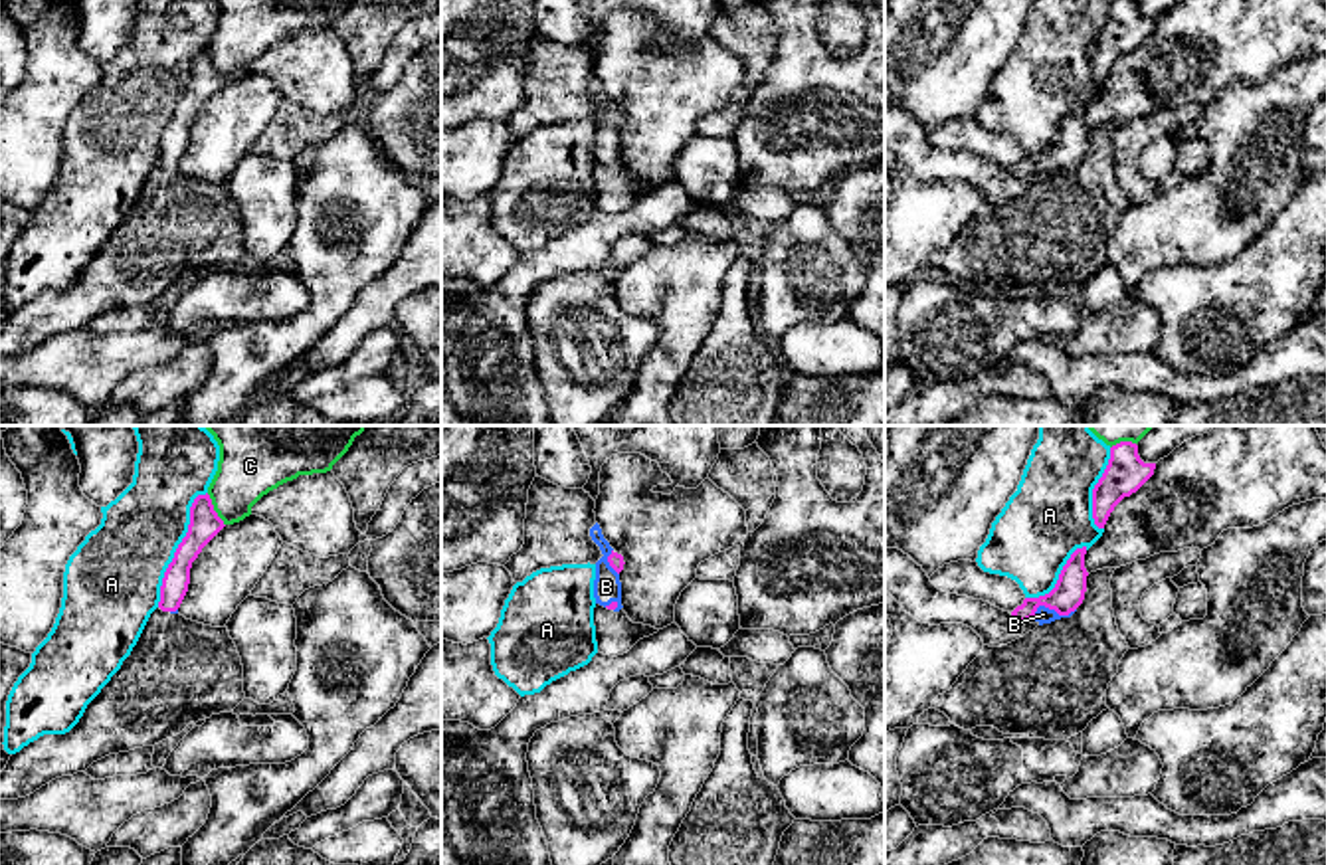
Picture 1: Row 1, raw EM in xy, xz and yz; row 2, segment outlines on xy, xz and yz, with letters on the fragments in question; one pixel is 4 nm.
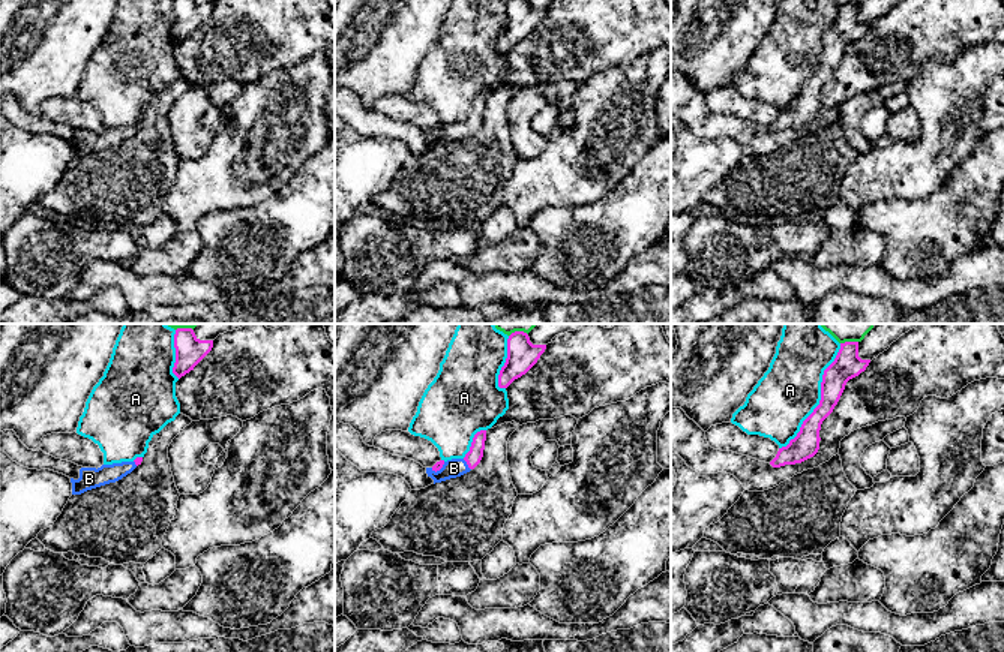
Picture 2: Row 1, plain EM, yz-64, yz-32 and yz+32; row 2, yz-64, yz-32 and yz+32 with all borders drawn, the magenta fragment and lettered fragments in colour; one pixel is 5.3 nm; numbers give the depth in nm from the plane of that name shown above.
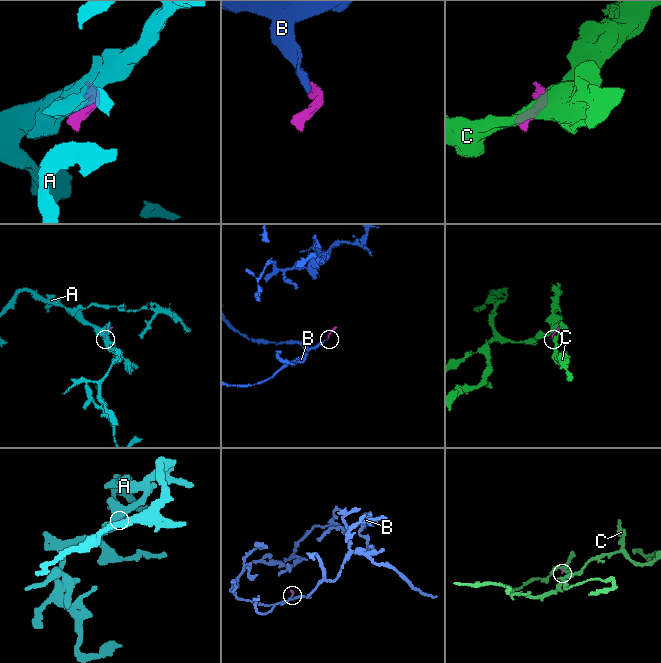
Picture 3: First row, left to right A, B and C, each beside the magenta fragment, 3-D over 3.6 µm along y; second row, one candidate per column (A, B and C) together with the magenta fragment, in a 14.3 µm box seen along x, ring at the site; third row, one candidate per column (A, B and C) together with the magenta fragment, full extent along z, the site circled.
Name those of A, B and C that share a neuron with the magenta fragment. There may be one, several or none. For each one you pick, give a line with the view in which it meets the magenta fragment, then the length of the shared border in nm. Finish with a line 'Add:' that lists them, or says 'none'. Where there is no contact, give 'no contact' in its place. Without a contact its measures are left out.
B: yz | 190 nm
Add: B

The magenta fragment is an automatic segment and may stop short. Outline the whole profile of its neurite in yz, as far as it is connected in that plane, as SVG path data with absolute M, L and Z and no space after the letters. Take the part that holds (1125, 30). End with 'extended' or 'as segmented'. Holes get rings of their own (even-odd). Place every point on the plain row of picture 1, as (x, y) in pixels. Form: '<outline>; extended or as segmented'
M1116 0L1110 4L1108 22L1092 46L1092 75L1104 85L1114 63L1136 49L1152 32L1156 20L1144 20L1136 0Z; as segmented

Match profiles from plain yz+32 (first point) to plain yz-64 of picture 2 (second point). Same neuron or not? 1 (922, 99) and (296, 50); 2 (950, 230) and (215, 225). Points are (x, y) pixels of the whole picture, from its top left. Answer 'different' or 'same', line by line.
1: different
2: same

